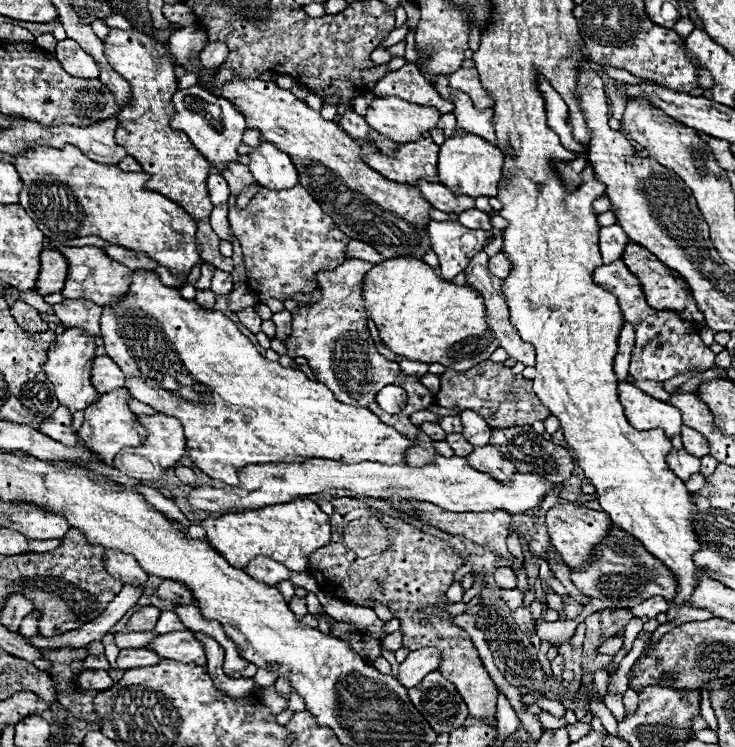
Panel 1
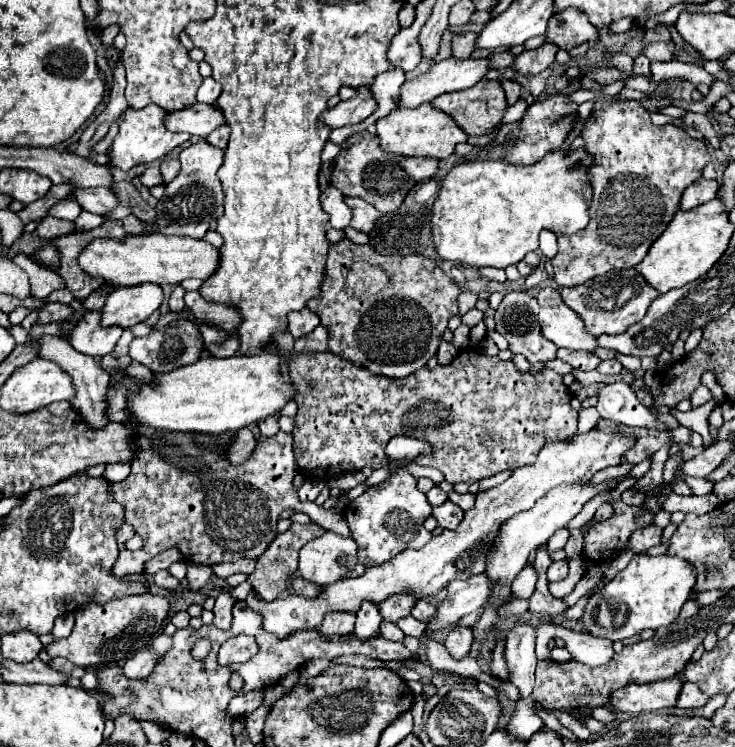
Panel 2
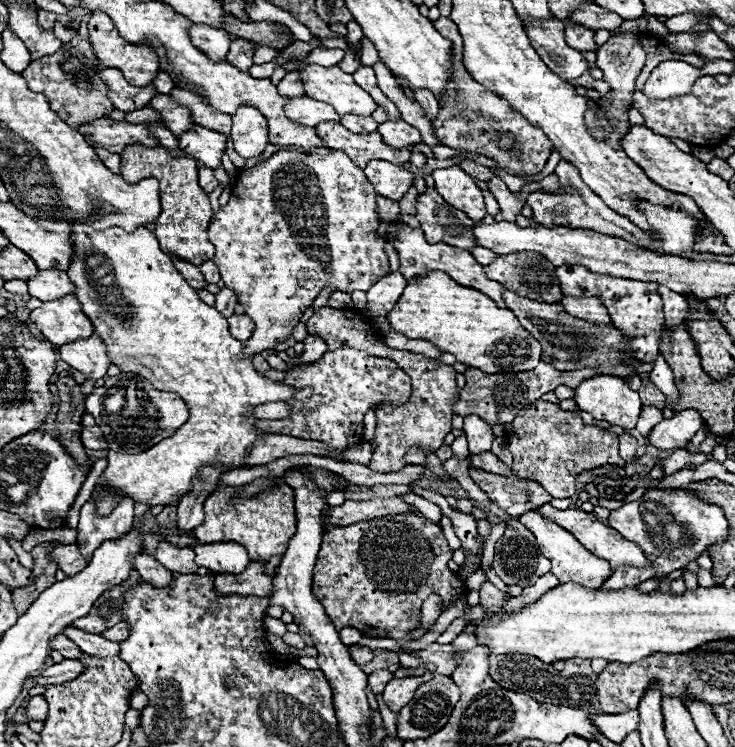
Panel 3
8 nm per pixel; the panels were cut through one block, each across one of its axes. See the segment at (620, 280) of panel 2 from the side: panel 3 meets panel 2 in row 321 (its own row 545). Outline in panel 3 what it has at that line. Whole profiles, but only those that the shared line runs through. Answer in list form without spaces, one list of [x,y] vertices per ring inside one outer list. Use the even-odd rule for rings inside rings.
[[[550,504],[540,506],[540,512],[548,518],[552,518],[558,526],[564,526],[568,532],[572,532],[576,536],[576,540],[580,544],[584,544],[584,548],[592,554],[596,554],[598,558],[604,558],[610,564],[610,570],[614,572],[620,566],[636,566],[636,568],[644,568],[644,566],[652,566],[652,562],[646,558],[646,554],[640,550],[640,546],[636,546],[636,542],[628,542],[626,538],[620,538],[620,534],[616,534],[616,530],[612,530],[610,526],[602,524],[594,514],[582,512],[582,510],[556,510]]]

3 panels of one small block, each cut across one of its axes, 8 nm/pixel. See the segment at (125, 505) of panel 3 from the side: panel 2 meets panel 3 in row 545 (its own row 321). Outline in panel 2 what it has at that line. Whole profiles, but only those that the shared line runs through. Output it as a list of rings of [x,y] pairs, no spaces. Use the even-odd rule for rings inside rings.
[[[90,310],[78,320],[76,330],[70,338],[70,344],[82,354],[104,356],[104,354],[112,352],[118,338],[122,336],[122,332],[124,332],[124,328],[120,328],[120,326],[102,326],[100,310]]]

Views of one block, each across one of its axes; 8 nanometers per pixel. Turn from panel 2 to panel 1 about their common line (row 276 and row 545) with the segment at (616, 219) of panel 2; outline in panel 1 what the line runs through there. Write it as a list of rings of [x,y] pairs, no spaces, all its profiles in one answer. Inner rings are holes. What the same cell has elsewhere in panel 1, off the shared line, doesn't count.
[[[556,504],[546,512],[546,530],[550,534],[550,540],[554,548],[562,554],[564,562],[570,568],[584,568],[590,552],[594,550],[596,544],[604,540],[604,534],[610,530],[612,522],[604,512],[596,512],[578,504]]]

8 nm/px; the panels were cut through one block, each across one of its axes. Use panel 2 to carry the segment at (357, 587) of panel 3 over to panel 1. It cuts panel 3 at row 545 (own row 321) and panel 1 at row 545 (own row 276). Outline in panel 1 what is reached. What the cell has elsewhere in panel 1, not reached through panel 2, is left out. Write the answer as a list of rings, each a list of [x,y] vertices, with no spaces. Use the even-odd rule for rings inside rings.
[[[336,498],[332,500],[332,506],[332,540],[308,556],[308,572],[318,580],[320,590],[336,600],[356,606],[370,608],[372,602],[388,606],[392,618],[400,620],[402,646],[410,652],[420,648],[440,650],[442,660],[438,670],[440,674],[446,674],[444,678],[448,678],[466,700],[472,718],[494,718],[498,696],[496,684],[482,666],[468,632],[452,622],[454,614],[444,610],[444,604],[450,604],[446,592],[452,586],[456,570],[464,564],[464,558],[444,540],[362,500]],[[350,552],[356,556],[350,556]],[[376,580],[382,582],[382,586],[376,586]],[[428,606],[434,606],[436,614],[424,614],[424,608]]]

